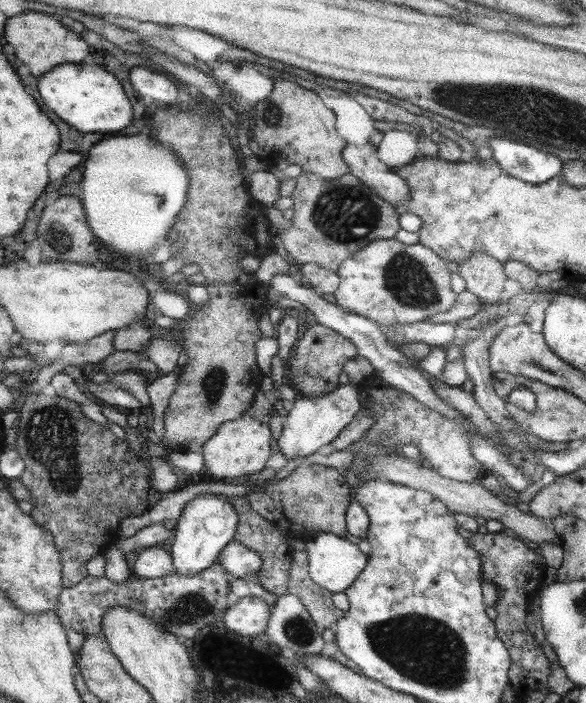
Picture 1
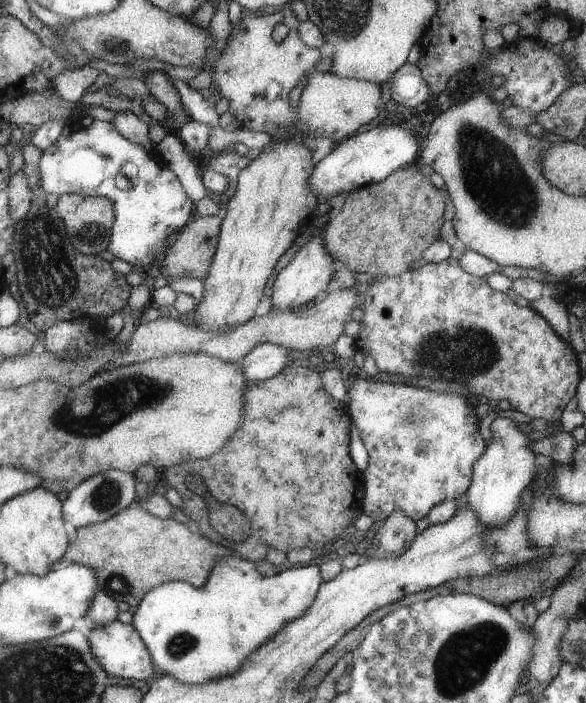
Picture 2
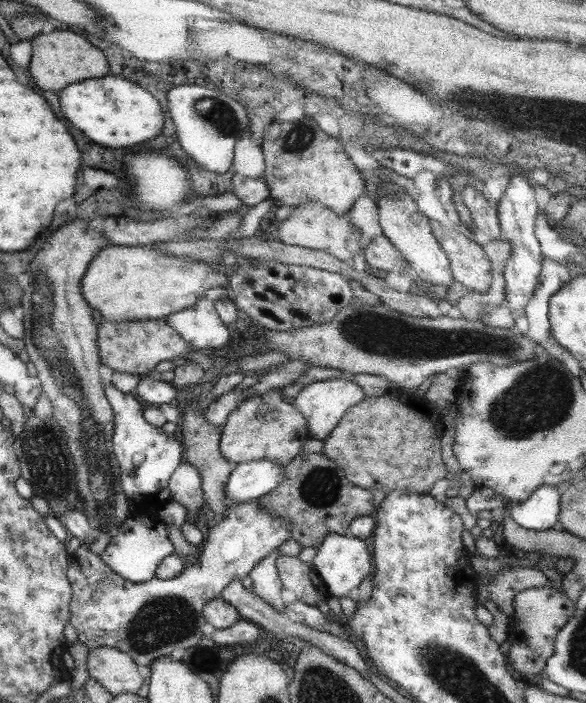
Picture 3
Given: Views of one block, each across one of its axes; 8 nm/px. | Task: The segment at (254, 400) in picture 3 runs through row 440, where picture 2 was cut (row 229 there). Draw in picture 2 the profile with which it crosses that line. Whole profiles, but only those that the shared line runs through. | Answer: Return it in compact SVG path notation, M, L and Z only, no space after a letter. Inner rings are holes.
M301 133L284 140L271 140L269 145L238 174L238 186L228 200L228 208L222 218L218 234L217 250L210 262L209 273L202 280L203 296L193 310L194 324L204 331L221 333L251 320L255 308L263 296L265 280L269 278L277 258L293 244L293 240L307 228L309 218L317 214L301 212L301 208L317 210L317 200L308 191L309 176L314 164L309 147L302 142Z

